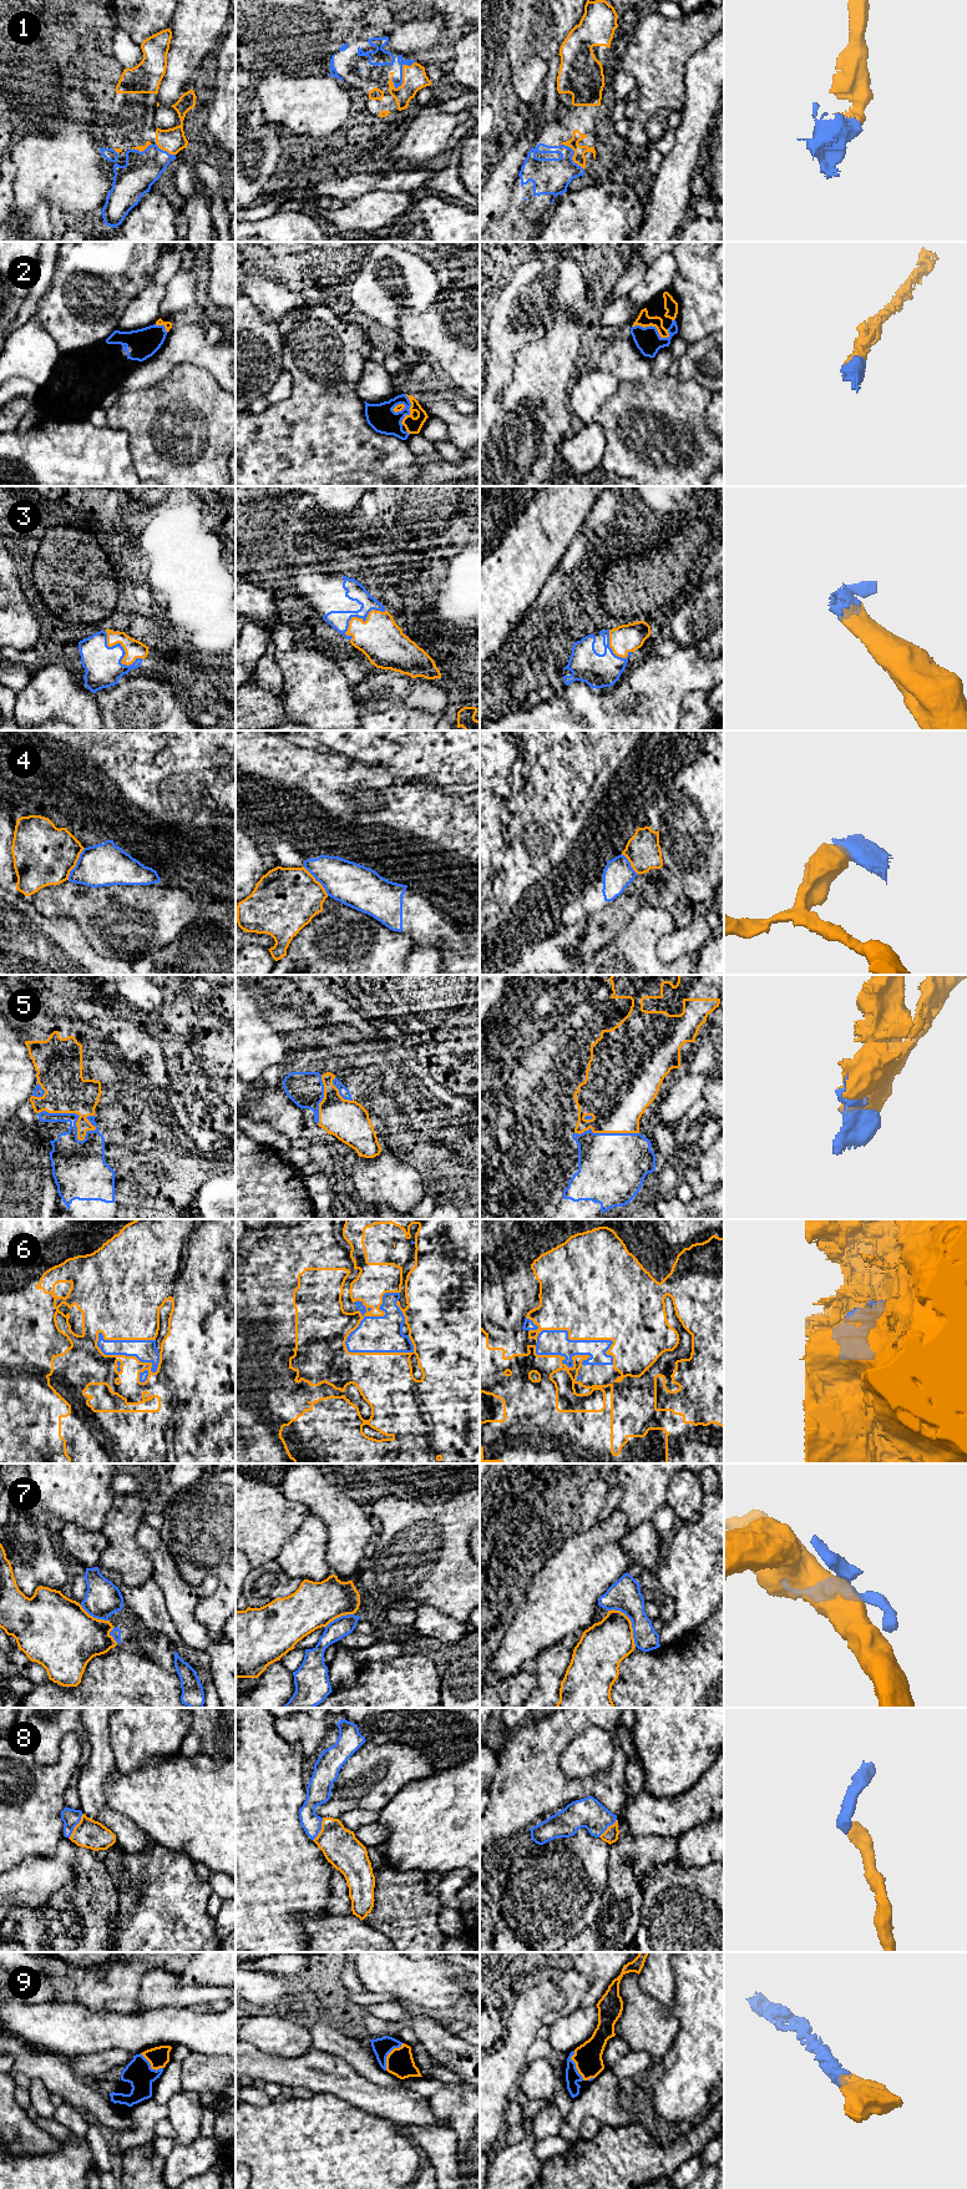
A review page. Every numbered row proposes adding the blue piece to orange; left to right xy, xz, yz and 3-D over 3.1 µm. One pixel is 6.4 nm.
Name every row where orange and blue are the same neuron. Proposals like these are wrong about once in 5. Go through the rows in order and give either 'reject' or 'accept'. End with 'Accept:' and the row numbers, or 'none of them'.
1: accept
2: accept
3: accept
4: reject
5: accept
6: accept
7: reject
8: accept
9: accept
Accept: 1, 2, 3, 5, 6, 8, 9

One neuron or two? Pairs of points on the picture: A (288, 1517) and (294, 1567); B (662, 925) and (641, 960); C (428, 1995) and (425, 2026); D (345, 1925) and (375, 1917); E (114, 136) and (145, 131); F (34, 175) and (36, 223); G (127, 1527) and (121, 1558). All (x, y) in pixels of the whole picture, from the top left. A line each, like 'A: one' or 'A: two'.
A: two
B: one
C: two
D: two
E: one
F: two
G: one

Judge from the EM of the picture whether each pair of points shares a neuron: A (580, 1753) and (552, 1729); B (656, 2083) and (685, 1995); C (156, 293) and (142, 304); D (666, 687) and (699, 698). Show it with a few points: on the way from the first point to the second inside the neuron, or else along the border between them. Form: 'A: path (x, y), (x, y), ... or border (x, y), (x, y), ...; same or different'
A: border (596, 1728), (586, 1728), (560, 1759); different
B: path (678, 2061), (688, 2051), (688, 2017); same
C: path (152, 297), (146, 303); same
D: border (708, 691), (690, 691), (682, 701), (678, 717); different

